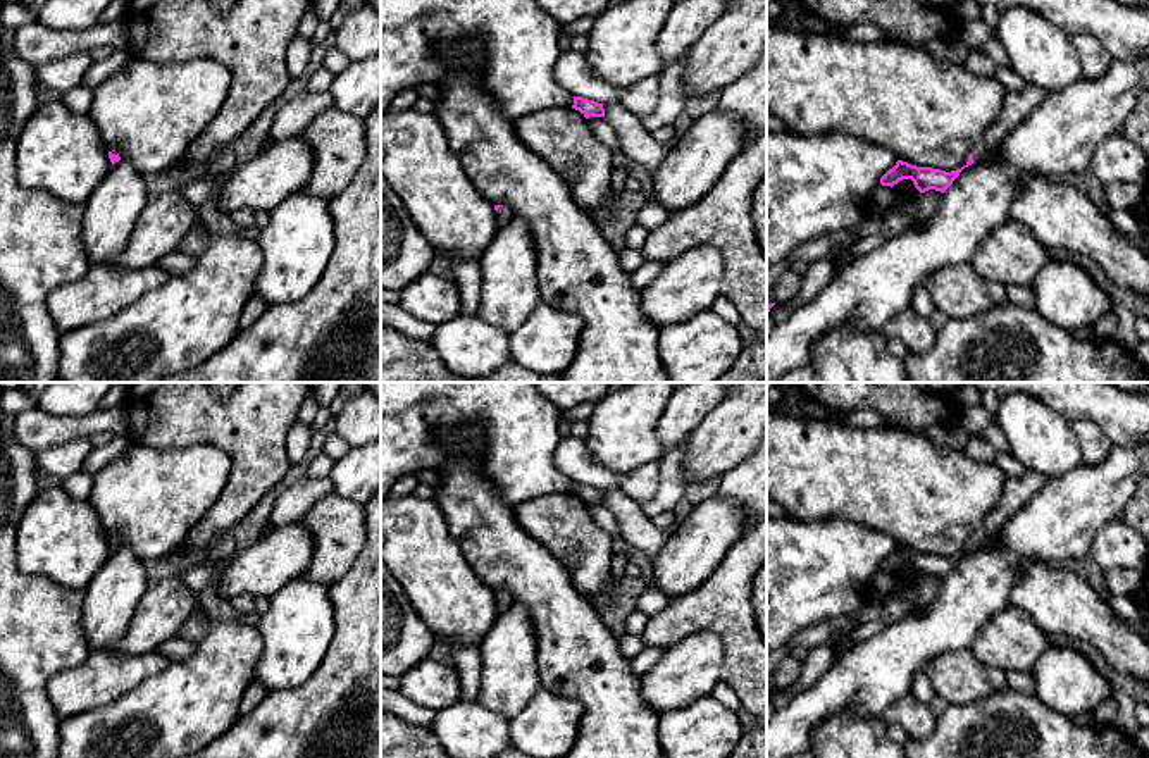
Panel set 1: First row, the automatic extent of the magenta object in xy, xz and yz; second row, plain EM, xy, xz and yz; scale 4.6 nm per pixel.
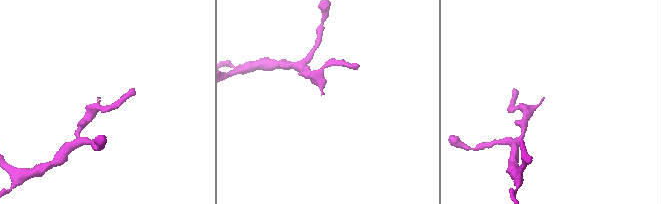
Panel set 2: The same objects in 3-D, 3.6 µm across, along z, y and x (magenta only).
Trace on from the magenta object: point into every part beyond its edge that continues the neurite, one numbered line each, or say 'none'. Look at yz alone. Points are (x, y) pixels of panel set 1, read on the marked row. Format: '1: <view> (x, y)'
1: yz (1018, 105)

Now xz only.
1: xz (503, 214)

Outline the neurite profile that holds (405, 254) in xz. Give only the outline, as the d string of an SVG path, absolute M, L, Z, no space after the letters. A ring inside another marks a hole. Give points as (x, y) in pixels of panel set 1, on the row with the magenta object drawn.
M381 176L381 289L403 289L431 269L434 257L436 250Z

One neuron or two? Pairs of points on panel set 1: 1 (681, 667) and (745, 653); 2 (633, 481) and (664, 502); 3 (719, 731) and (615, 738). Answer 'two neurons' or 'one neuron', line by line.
1: two neurons
2: two neurons
3: two neurons

